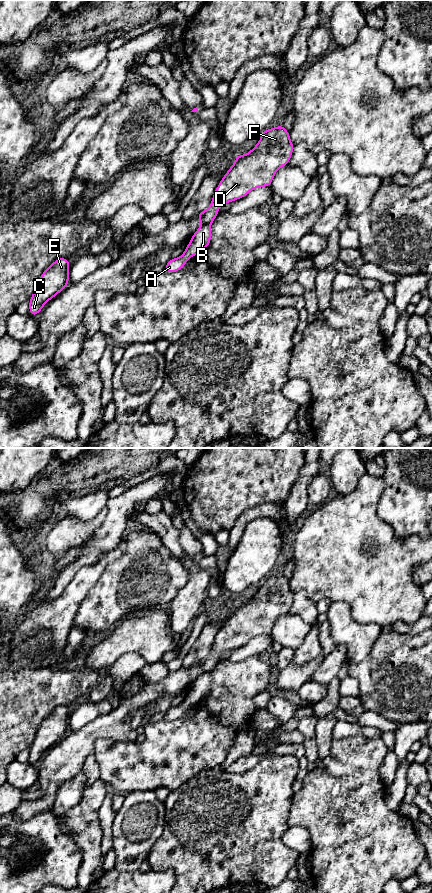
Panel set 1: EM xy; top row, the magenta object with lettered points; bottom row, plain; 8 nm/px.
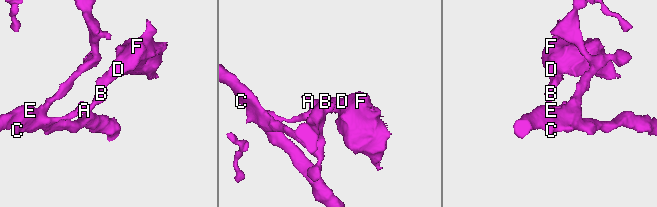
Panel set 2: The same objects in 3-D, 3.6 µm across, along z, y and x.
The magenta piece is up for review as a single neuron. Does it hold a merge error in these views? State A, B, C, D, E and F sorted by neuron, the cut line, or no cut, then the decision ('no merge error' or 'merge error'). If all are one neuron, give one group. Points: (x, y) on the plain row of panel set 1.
A B C E / D F | xy (210, 670), (202, 673) | merge error

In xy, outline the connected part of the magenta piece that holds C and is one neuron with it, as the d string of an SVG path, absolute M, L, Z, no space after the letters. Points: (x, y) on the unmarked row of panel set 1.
M68 706L56 707L37 729L36 736L30 746L29 762L35 765L44 753L66 736L69 730L70 710Z

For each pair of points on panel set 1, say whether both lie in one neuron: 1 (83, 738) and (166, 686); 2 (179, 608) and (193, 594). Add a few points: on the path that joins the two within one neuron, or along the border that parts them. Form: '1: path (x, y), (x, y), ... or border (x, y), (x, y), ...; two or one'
1: path (104, 727), (108, 726), (130, 704), (145, 697); one
2: path (182, 605), (190, 597); one

